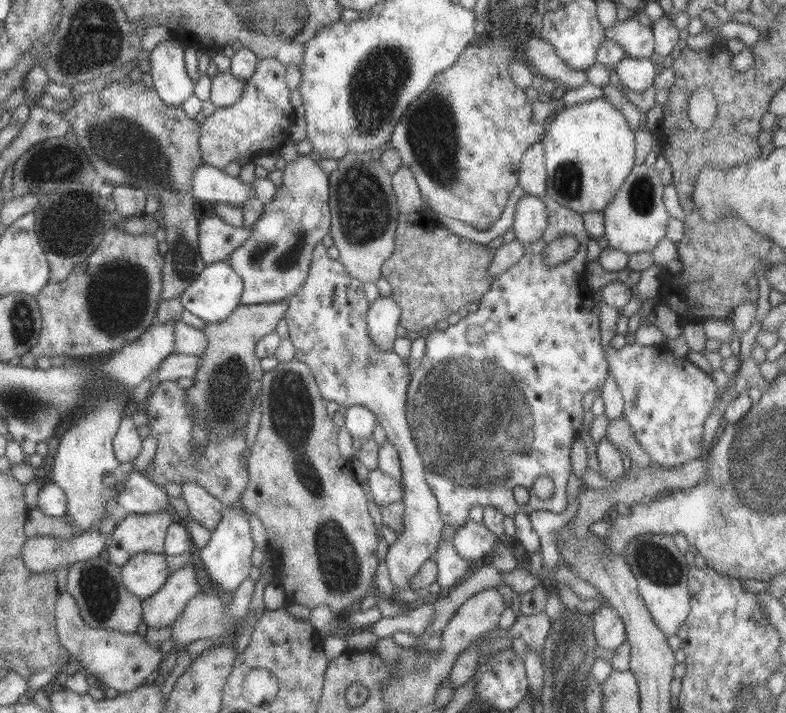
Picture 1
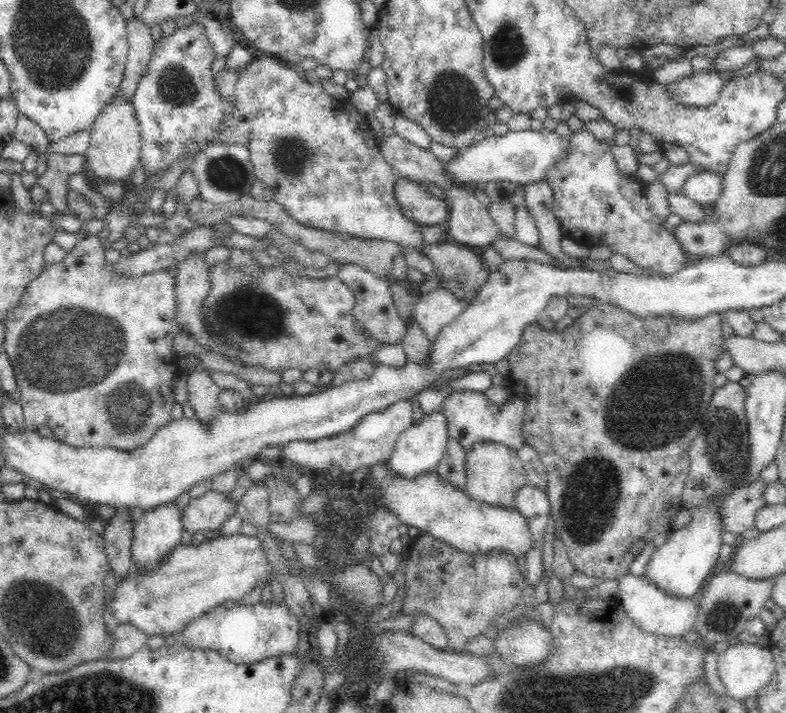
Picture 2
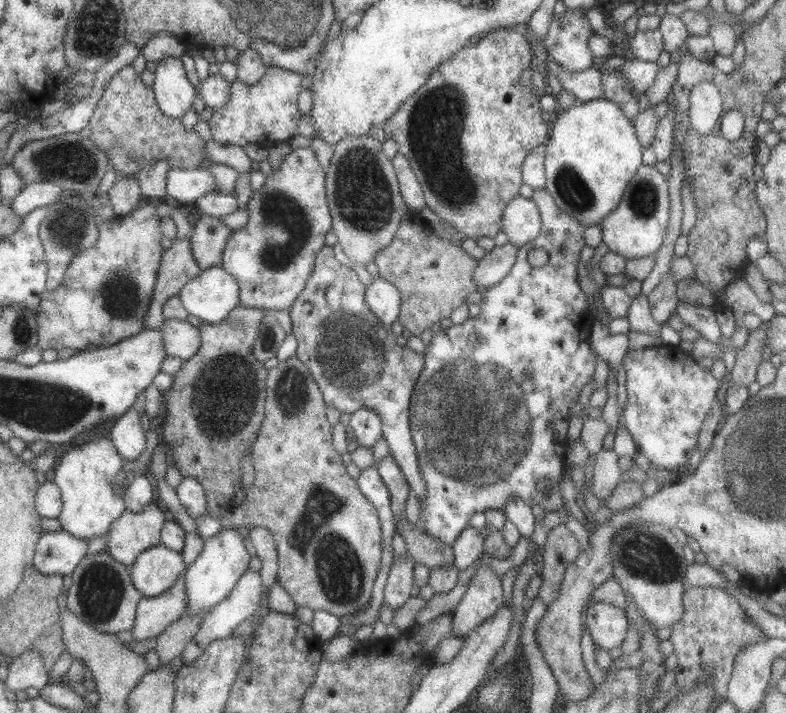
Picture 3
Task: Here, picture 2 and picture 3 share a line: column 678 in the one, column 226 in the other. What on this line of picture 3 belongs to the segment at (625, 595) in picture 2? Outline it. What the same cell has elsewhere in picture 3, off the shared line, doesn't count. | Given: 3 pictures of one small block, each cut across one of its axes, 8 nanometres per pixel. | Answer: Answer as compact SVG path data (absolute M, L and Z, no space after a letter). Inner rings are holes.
M253 569L249 570L240 579L240 582L237 584L236 589L232 594L230 594L230 597L226 598L224 602L218 604L216 608L208 613L198 636L196 636L192 642L188 643L186 650L182 653L181 660L183 661L183 664L187 666L188 664L196 662L199 658L202 658L204 651L213 642L221 641L233 636L238 626L260 611L260 605L262 605L262 594L264 594L262 573L256 572Z

